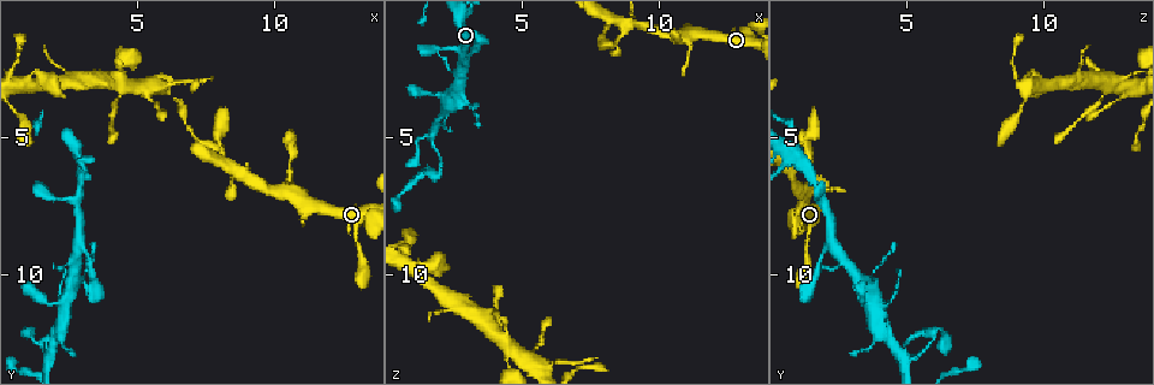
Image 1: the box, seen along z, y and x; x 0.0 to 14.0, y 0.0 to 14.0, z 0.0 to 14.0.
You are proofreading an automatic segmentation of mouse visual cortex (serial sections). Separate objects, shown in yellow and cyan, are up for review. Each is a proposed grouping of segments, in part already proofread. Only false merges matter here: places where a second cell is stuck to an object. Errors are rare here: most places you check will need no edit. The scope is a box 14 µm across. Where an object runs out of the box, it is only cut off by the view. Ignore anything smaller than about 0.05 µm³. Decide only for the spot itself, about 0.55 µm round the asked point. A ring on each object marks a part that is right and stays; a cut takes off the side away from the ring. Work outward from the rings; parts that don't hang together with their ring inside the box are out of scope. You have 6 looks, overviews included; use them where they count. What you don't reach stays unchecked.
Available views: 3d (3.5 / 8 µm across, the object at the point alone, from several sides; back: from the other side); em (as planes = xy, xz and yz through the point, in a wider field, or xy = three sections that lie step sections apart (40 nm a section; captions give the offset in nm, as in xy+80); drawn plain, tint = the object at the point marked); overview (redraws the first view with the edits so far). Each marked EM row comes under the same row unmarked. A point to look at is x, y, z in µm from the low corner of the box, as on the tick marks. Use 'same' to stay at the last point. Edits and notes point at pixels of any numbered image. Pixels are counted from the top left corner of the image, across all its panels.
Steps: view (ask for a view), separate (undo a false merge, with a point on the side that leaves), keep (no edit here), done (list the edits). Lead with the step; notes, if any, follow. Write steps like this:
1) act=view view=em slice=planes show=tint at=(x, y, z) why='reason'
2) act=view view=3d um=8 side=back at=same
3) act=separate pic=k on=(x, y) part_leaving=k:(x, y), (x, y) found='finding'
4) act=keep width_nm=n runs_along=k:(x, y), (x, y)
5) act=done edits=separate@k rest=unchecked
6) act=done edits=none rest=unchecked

act=view view=3d um=8 at=(10.6, 7.1, 1.3) why='two arms in line, one across'

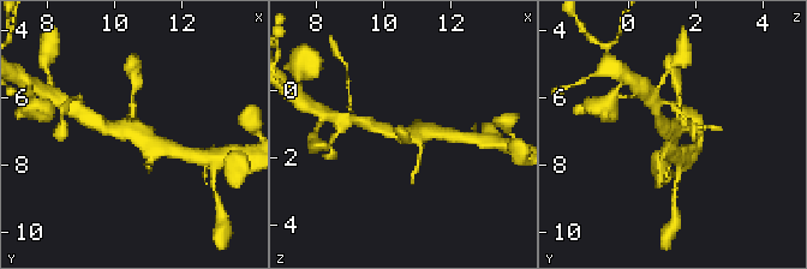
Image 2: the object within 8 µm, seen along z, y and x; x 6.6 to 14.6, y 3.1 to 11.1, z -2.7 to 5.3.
act=view view=em slice=planes show=tint at=(10.6, 7.1, 1.3) arms=3 arm_widths_nm=150,300,400

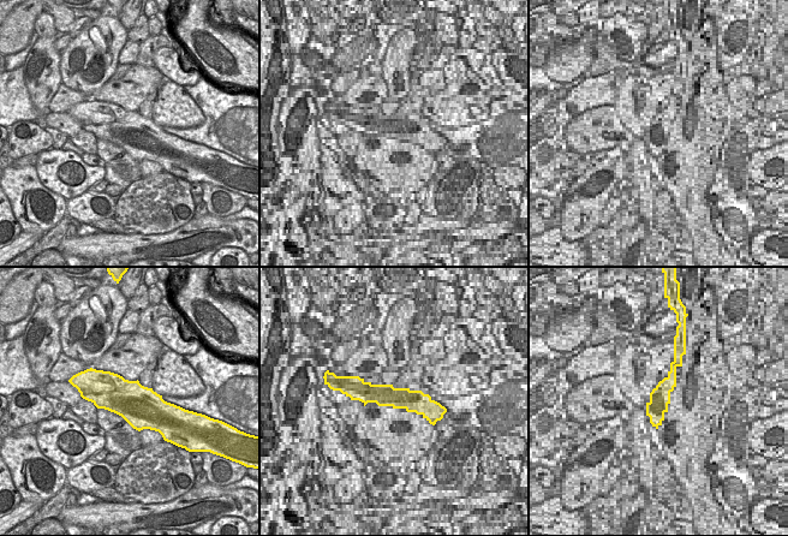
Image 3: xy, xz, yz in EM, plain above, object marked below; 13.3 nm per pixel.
act=keep runs_along=2:(166, 148), (137, 133), (103, 127) found='continuous, no second cell'

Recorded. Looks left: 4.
act=view view=3d um=8 at=(2.7, 10.1, 3.3) why='a fork'

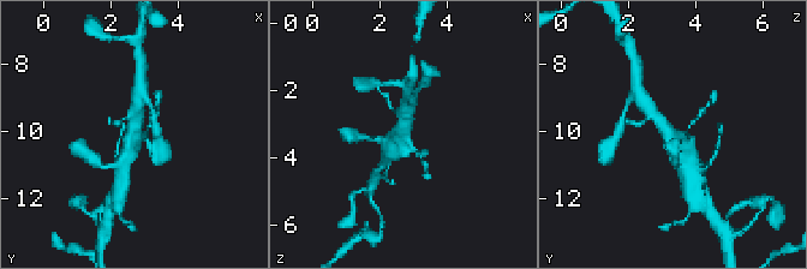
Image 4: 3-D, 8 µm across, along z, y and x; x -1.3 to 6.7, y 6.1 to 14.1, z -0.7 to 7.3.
act=view view=em slice=xy step=1 show=tint at=(2.7, 10.3, 3.3) why='shape alone is not enough'

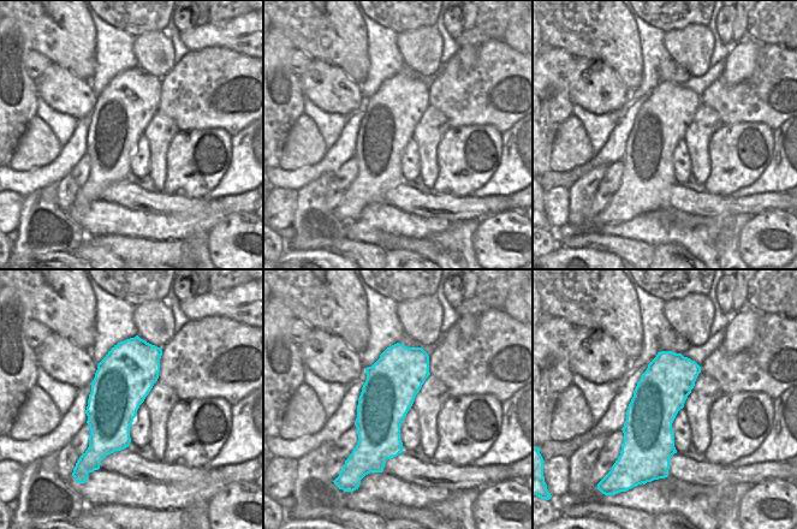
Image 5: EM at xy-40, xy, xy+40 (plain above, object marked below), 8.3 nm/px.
act=keep runs_along=4:(651, 109), (669, 131), (686, 166) found='continuous, no second cell'

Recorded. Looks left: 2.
act=done edits=none rest=unchecked

